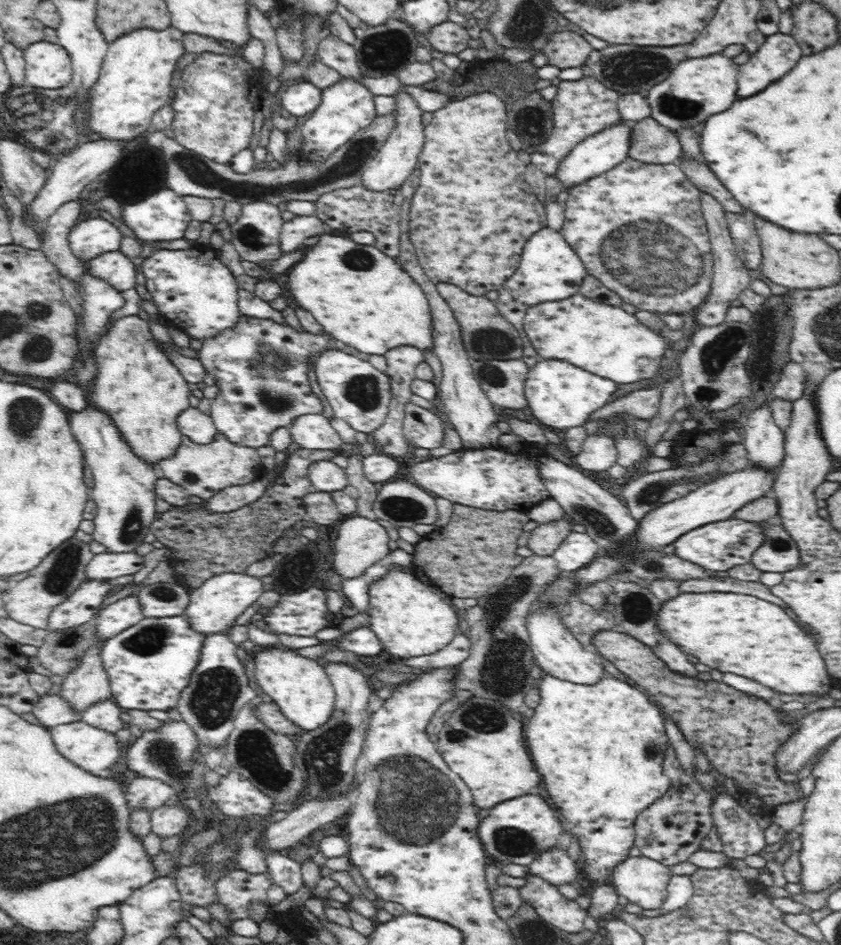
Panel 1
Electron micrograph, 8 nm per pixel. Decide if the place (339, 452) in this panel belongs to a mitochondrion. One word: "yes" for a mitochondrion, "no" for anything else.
no

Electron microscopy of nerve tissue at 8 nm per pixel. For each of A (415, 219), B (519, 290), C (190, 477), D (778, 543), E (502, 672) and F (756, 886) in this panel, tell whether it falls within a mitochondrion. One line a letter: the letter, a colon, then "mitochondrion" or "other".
A: other
B: other
C: mitochondrion
D: mitochondrion
E: mitochondrion
F: other

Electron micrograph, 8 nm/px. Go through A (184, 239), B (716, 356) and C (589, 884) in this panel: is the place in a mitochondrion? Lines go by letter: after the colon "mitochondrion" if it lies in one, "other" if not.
A: other
B: mitochondrion
C: other

